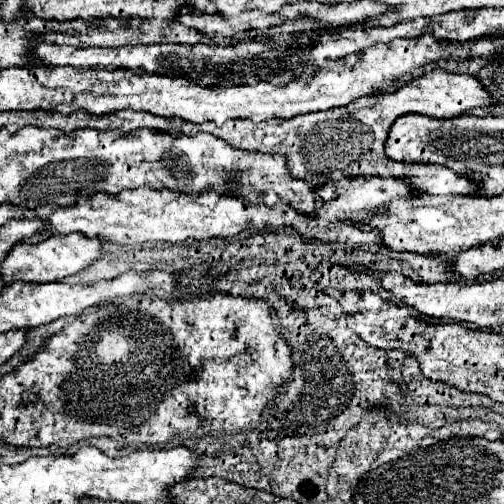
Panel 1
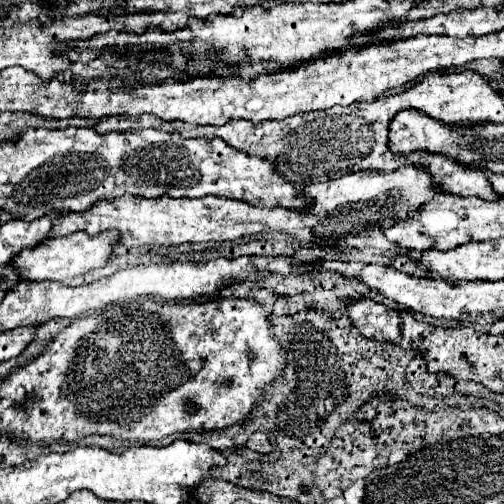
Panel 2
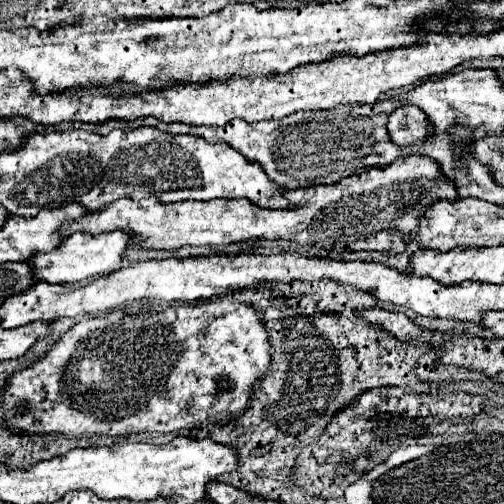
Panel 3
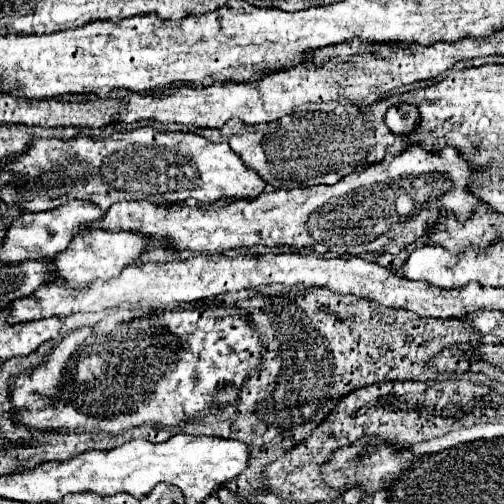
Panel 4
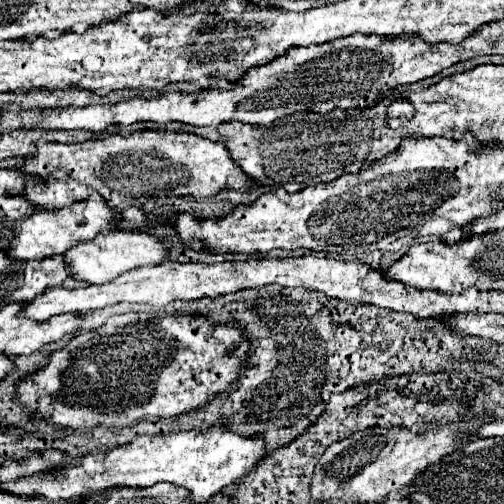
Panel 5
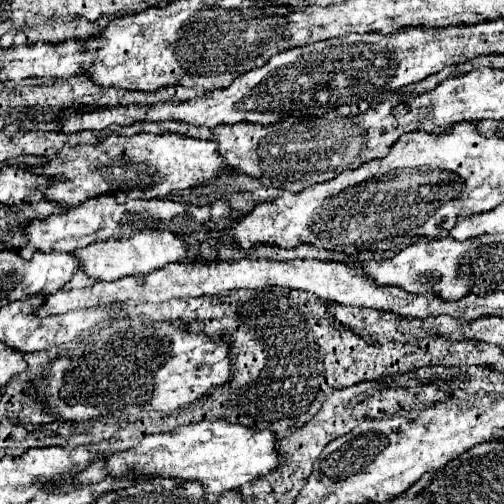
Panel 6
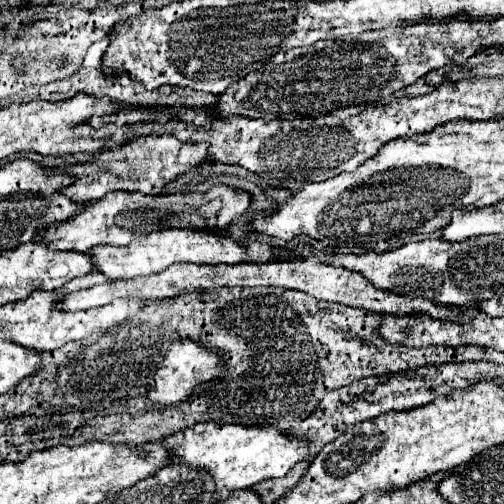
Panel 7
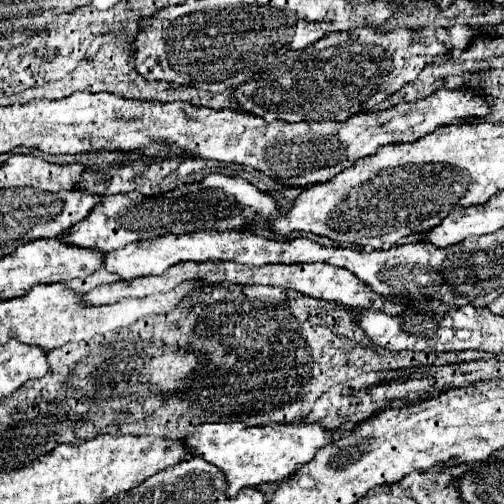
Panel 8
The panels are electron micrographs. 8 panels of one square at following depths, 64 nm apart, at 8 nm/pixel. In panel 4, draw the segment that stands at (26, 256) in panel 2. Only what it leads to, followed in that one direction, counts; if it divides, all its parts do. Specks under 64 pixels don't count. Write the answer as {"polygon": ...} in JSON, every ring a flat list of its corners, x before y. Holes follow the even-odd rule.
{"polygon":[[92,230,84,232,84,236,78,236,72,240,70,248,60,252,60,256,54,256,48,260,52,264,52,272,56,276,64,278,70,284,82,286,96,280,110,280,116,278,126,266,132,266,140,260,140,252,144,252,148,246,148,238,136,232,106,232,106,230]]}

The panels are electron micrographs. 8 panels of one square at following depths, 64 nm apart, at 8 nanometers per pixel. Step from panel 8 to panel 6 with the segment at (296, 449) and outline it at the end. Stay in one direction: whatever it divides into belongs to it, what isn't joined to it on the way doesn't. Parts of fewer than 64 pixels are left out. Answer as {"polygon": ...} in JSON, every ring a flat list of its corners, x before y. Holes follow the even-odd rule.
{"polygon":[[226,420,198,422,180,426,174,432,146,436,136,448,116,452,106,462,96,462,78,476,80,484,100,482,108,474,126,474,136,470,138,478,172,476,182,480,202,480,206,486,206,500,214,502,222,492,240,488,260,476,270,474,286,464,286,454,280,454,276,444,276,434,272,430,256,430,240,424,230,424]]}

